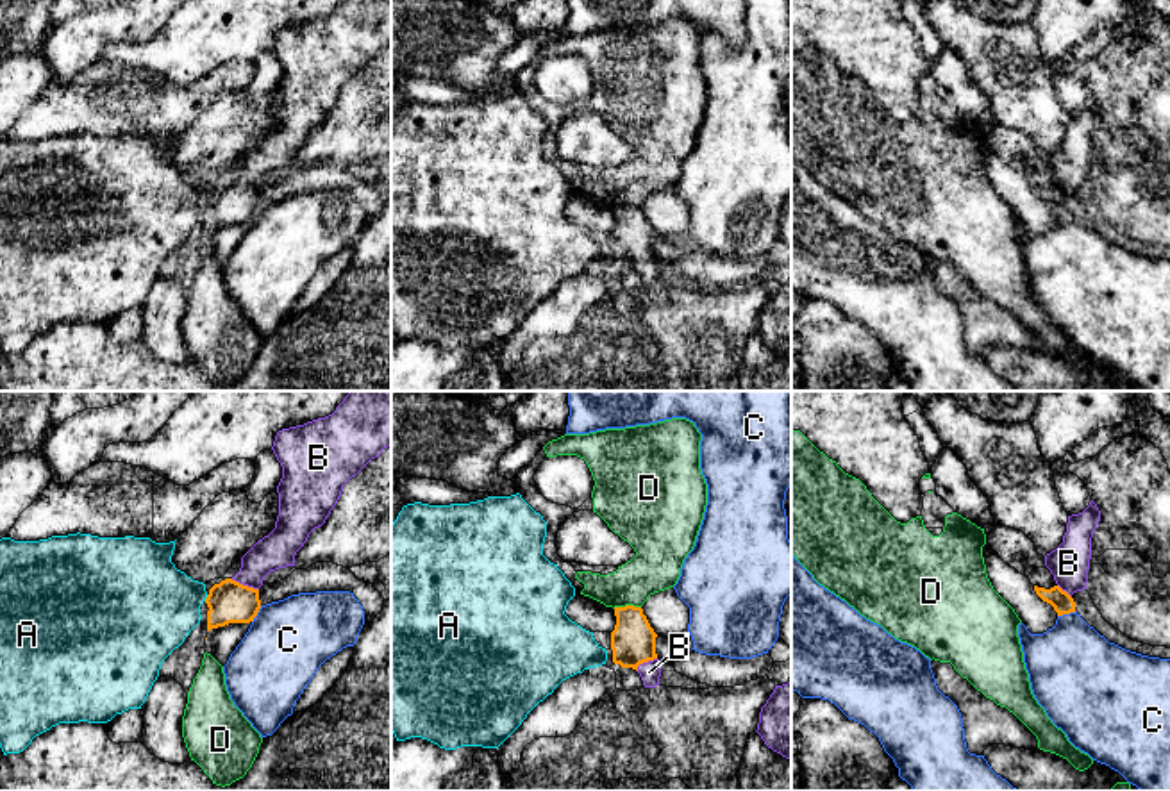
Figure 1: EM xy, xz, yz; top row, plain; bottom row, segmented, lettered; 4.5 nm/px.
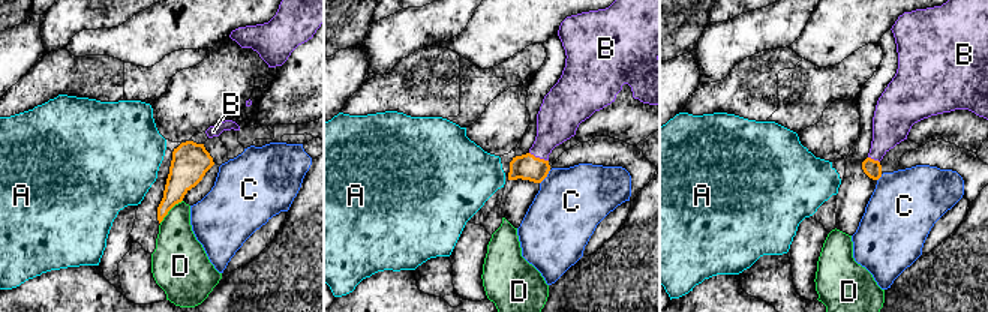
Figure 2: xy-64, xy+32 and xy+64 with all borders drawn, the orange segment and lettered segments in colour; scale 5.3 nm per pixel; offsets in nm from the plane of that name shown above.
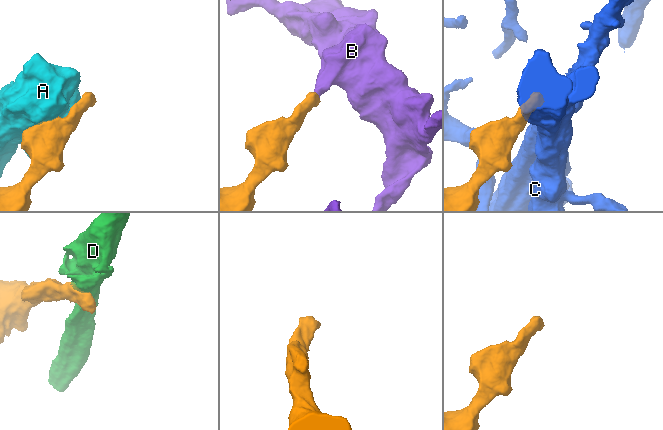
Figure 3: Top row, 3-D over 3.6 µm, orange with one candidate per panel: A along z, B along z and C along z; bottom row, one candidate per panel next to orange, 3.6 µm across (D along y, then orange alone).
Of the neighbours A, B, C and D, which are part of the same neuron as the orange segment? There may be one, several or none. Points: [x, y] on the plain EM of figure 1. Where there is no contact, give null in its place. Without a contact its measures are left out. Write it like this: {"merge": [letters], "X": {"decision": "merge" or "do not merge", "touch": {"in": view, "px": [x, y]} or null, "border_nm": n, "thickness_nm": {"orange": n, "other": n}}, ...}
{"merge": ["B"], "A": {"decision": "do not merge", "touch": {"in": "xy", "px": [206, 199]}, "border_nm": 40, "thickness_nm": {"orange": 190, "other": 400}}, "B": {"decision": "merge", "touch": {"in": "xy", "px": [245, 186]}, "border_nm": 140, "thickness_nm": {"orange": 190, "other": 160}}, "C": {"decision": "do not merge", "touch": {"in": "yz", "px": [1067, 213]}, "border_nm": 90, "thickness_nm": {"orange": 100, "other": 400}}, "D": {"decision": "do not merge", "touch": {"in": "xz", "px": [626, 206]}, "border_nm": 130, "thickness_nm": {"orange": 200, "other": 220}}}

